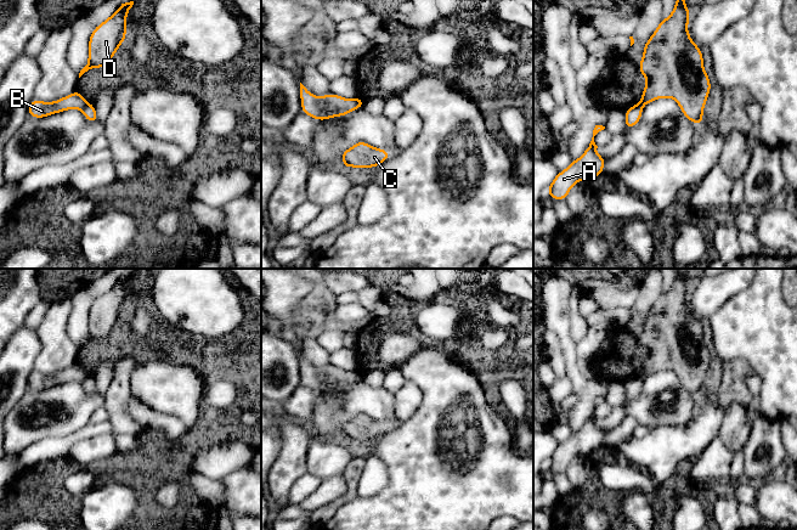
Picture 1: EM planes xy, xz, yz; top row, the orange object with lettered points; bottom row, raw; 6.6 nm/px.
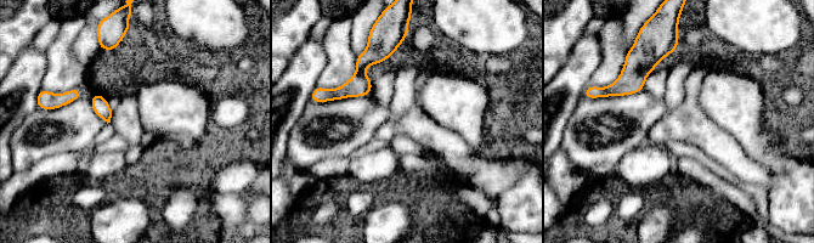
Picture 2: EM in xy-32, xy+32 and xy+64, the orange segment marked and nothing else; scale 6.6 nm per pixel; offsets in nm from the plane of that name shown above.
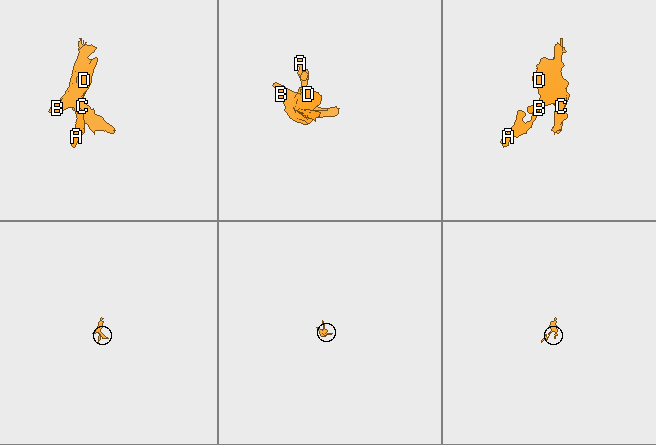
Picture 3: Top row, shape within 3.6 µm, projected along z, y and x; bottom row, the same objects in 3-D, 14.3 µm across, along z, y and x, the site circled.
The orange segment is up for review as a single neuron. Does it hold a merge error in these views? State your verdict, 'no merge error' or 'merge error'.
merge error

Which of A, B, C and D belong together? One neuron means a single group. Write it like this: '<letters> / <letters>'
A / B C D

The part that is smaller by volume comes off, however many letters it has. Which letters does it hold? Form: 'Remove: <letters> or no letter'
Remove: A

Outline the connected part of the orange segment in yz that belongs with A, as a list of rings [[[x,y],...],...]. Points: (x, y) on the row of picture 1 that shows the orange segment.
[[[595,125],[592,141],[584,153],[578,159],[571,160],[565,170],[556,174],[547,190],[554,201],[566,199],[570,190],[578,180],[589,184],[601,175],[606,159],[597,153],[598,146],[594,142],[594,136],[604,129],[603,125]]]

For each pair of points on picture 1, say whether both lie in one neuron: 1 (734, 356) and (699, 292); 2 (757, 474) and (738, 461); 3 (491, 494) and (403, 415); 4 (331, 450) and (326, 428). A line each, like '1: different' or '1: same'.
1: different
2: different
3: different
4: different

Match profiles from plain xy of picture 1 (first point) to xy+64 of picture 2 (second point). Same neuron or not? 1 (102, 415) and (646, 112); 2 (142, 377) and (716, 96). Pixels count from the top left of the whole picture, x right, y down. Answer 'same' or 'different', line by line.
1: different
2: same

